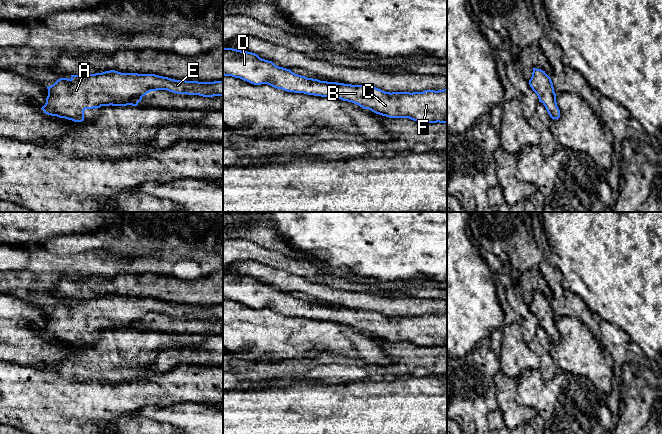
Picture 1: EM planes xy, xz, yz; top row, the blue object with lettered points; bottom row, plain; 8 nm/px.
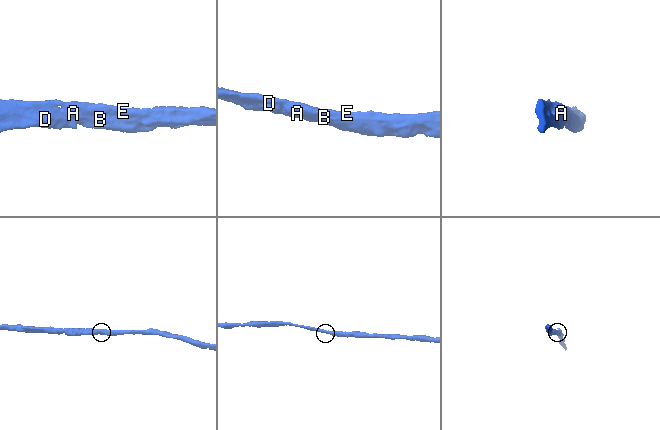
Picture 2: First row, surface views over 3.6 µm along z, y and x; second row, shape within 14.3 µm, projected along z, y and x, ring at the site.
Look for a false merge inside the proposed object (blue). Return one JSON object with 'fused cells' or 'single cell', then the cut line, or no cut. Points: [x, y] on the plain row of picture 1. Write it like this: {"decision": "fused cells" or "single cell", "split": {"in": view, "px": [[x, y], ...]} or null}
{"decision": "single cell", "split": null}

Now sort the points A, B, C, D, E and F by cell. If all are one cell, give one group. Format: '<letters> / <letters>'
A B C D E F

